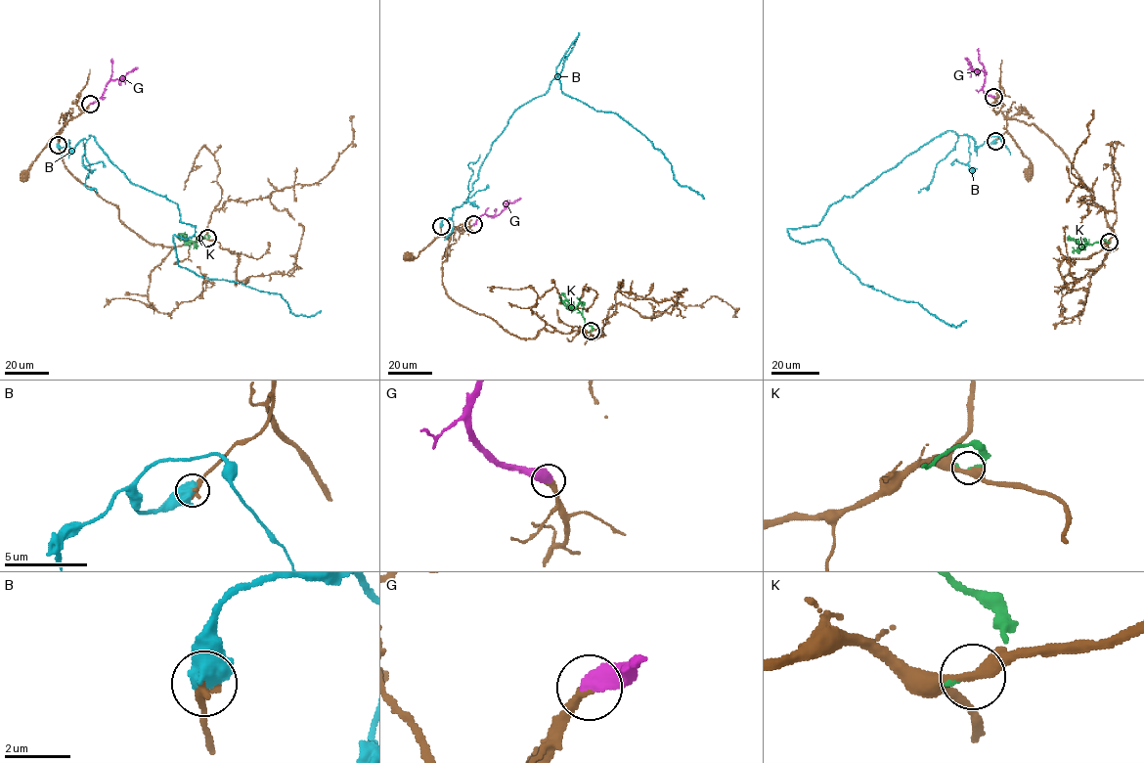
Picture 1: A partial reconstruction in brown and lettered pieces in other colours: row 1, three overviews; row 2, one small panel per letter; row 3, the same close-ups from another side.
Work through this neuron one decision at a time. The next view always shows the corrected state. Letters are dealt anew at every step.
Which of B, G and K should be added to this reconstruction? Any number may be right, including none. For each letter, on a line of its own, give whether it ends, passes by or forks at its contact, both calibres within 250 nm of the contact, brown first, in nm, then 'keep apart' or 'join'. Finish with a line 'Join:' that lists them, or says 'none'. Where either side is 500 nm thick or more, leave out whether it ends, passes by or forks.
B: 320 nm thick on the brown side, 850 nm on the other; keep apart
G: 280 nm thick on the brown side, 550 nm on the other; join
K: it ends there; 380 nm thick on the brown side, 170 nm on the other; keep apart
Join: G

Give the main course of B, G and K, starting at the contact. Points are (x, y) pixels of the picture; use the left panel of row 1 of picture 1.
B: (58, 144), (94, 136), (174, 201), (196, 226), (172, 236), (181, 267), (280, 294), (295, 315), (321, 310)
G: (90, 104), (100, 97), (110, 80), (120, 79), (137, 67)
K: (207, 239), (204, 236), (187, 243), (178, 237), (185, 232)

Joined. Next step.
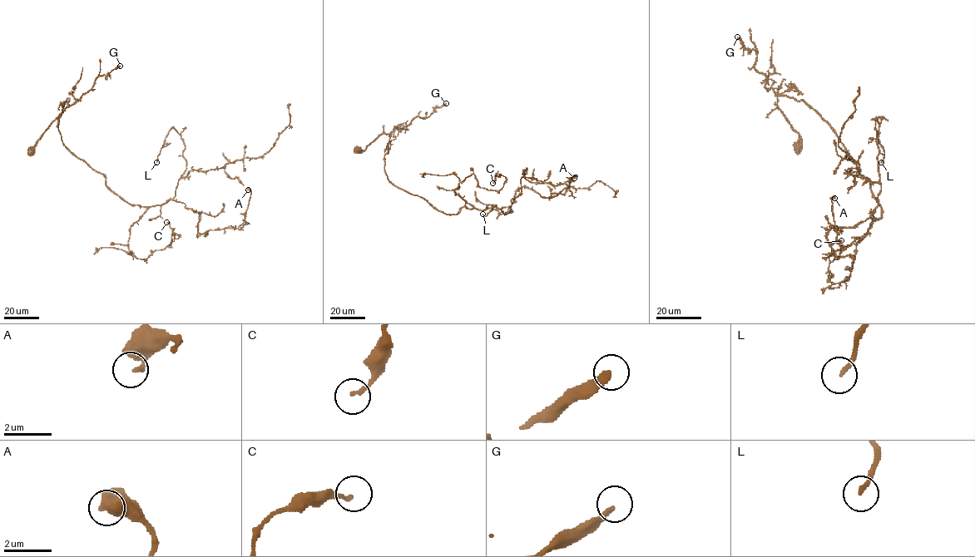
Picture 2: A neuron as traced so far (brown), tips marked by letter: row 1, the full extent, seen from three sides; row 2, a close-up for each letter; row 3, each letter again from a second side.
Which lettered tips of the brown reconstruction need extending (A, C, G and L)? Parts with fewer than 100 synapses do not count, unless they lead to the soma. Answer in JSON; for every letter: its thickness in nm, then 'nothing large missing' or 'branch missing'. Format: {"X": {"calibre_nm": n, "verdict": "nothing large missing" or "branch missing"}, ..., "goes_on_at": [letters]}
{"A": {"calibre_nm": 180, "verdict": "nothing large missing"}, "C": {"calibre_nm": 130, "verdict": "nothing large missing"}, "G": {"calibre_nm": 260, "verdict": "branch missing"}, "L": {"calibre_nm": 150, "verdict": "nothing large missing"}, "goes_on_at": ["G"]}

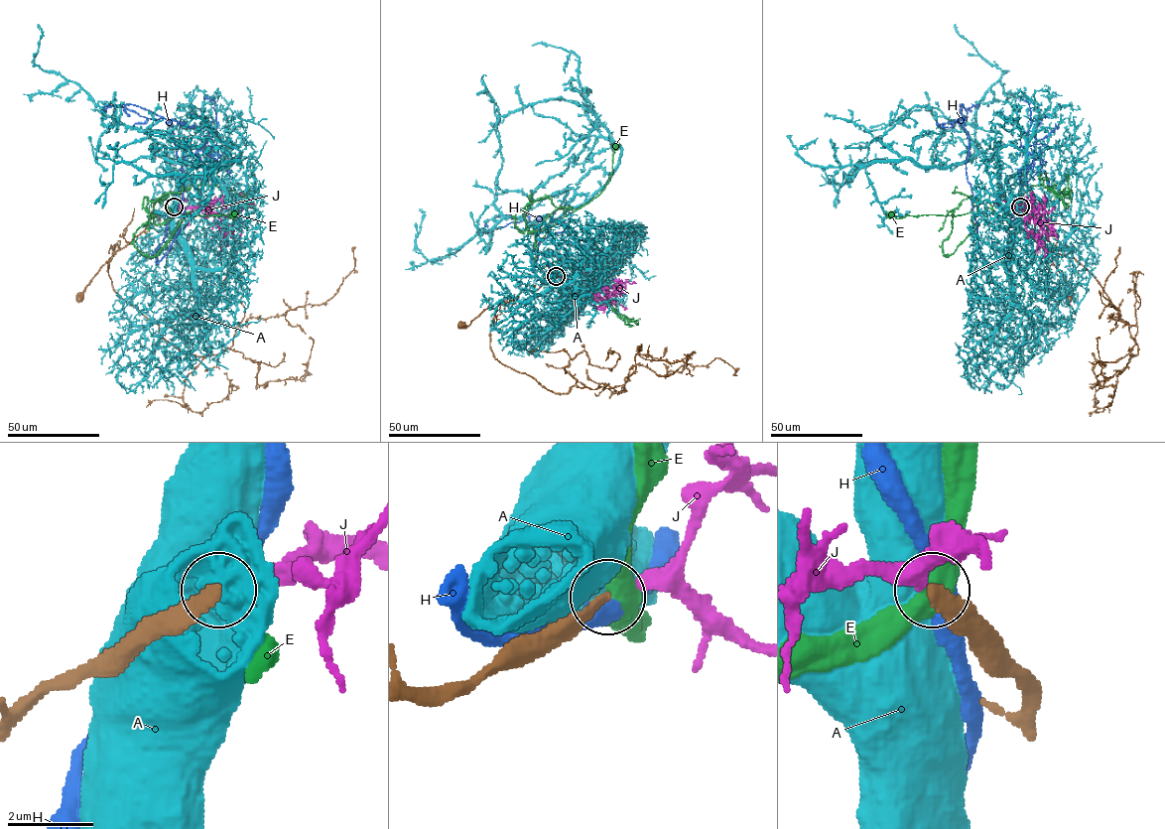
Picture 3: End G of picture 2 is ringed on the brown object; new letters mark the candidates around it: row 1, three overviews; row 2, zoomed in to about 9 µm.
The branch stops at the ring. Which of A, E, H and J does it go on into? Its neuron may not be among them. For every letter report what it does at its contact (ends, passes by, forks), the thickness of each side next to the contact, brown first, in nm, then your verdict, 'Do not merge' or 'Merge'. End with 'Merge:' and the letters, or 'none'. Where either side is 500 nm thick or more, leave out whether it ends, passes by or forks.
A: Thickness 440 nm (brown) against 750 nm. Do not merge
E: It passes by. Thickness 280 nm (brown) against 480 nm. Do not merge
H: Thickness 420 nm (brown) against 500 nm. Do not merge
J: It ends there. Thickness 280 nm (brown) against 300 nm. Merge
Merge: J

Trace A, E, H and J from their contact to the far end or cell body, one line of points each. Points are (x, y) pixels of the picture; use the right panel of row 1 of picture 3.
A: (1021, 207), (1018, 233), (1012, 242), (1012, 290)
E: (1020, 207), (1006, 212), (1010, 224), (994, 211), (987, 200), (961, 215), (896, 218), (892, 213)
H: (1021, 207), (1008, 230), (1010, 253), (988, 263), (980, 252), (972, 211), (961, 104), (971, 111)
J: (1020, 206), (1039, 212), (1035, 208), (1037, 210), (1032, 210), (1025, 220), (1027, 238)

